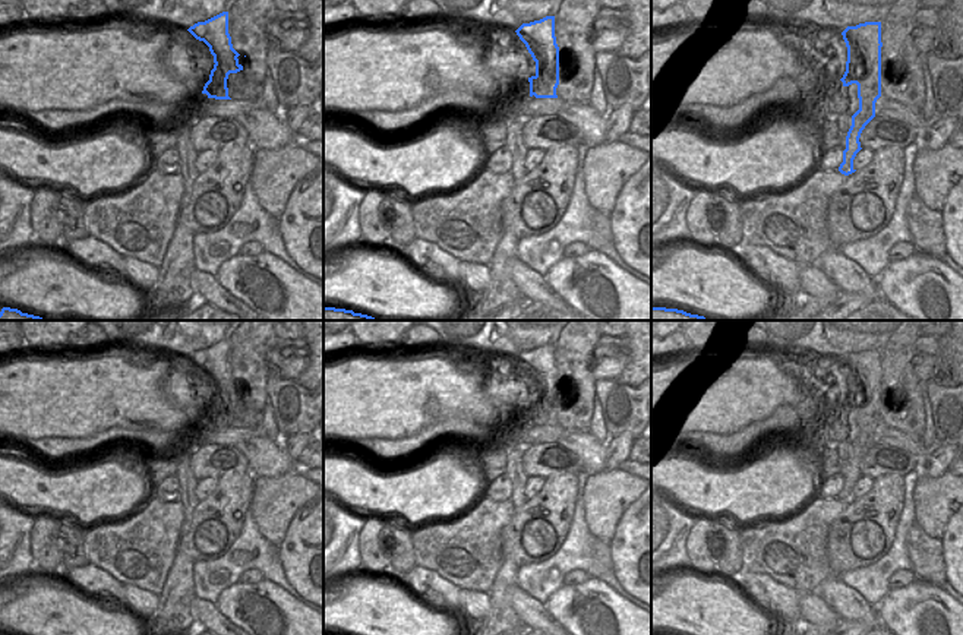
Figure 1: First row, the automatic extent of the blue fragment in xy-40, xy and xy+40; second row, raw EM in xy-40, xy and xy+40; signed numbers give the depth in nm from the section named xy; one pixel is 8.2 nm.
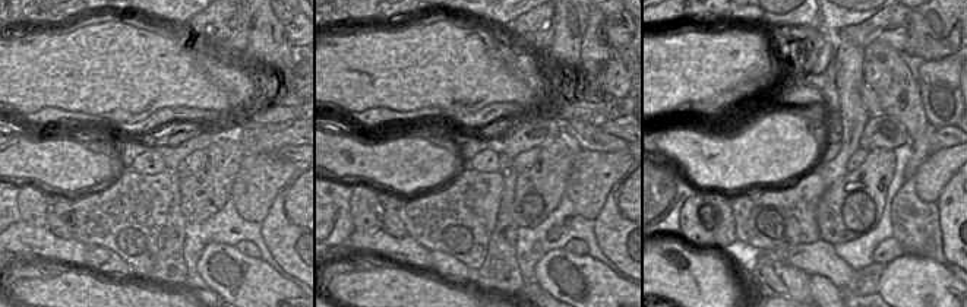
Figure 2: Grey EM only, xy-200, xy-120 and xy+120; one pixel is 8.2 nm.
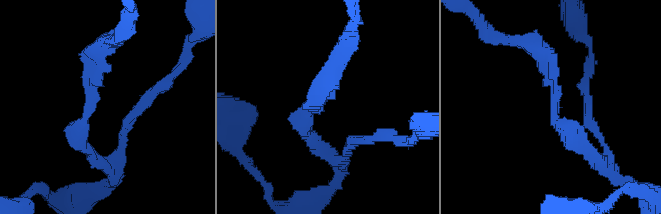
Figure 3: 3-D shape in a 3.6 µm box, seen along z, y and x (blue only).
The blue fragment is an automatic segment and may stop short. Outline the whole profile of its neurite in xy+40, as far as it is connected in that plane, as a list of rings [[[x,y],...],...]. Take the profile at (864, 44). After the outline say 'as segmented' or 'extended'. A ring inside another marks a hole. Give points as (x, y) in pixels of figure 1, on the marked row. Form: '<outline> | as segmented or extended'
[[[865,22],[847,26],[843,32],[847,47],[846,72],[840,79],[843,86],[858,85],[859,110],[852,116],[846,136],[846,149],[839,171],[855,173],[853,159],[861,148],[861,133],[875,117],[875,102],[881,97],[881,22]]] | as segmented

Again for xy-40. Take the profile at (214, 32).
[[[222,12],[205,22],[198,22],[187,29],[196,40],[203,41],[214,56],[214,69],[202,94],[215,99],[231,99],[228,97],[227,79],[230,73],[243,70],[239,53],[233,48],[228,34],[228,12]]] | as segmented

